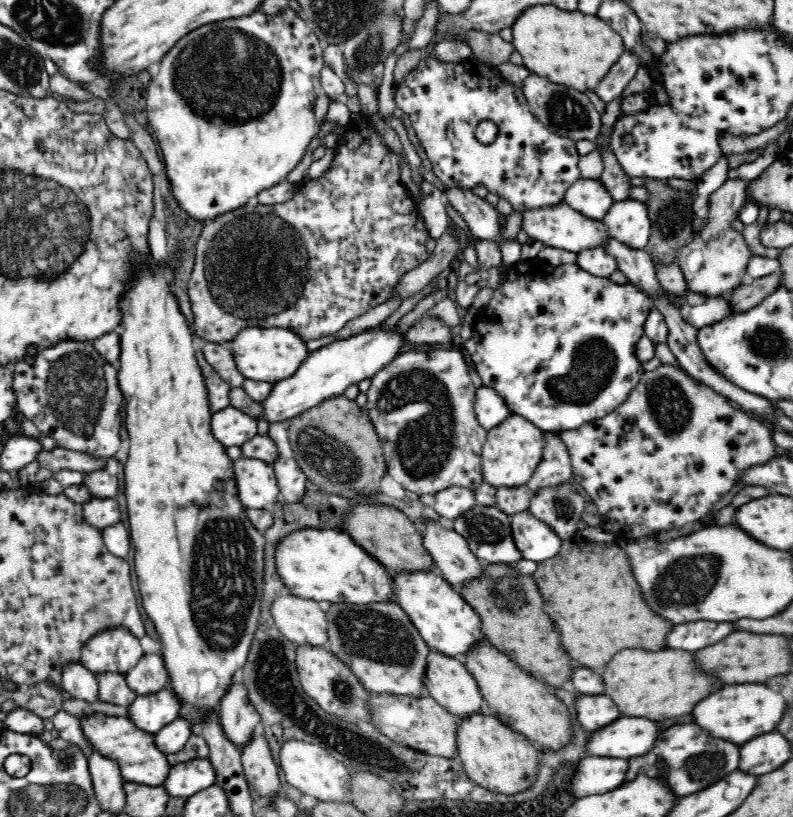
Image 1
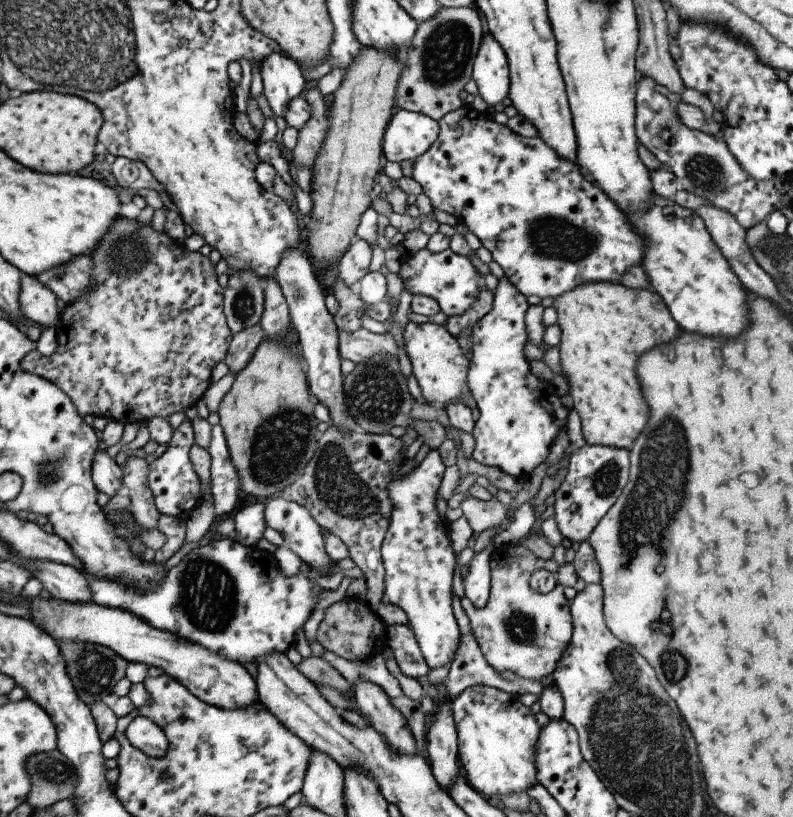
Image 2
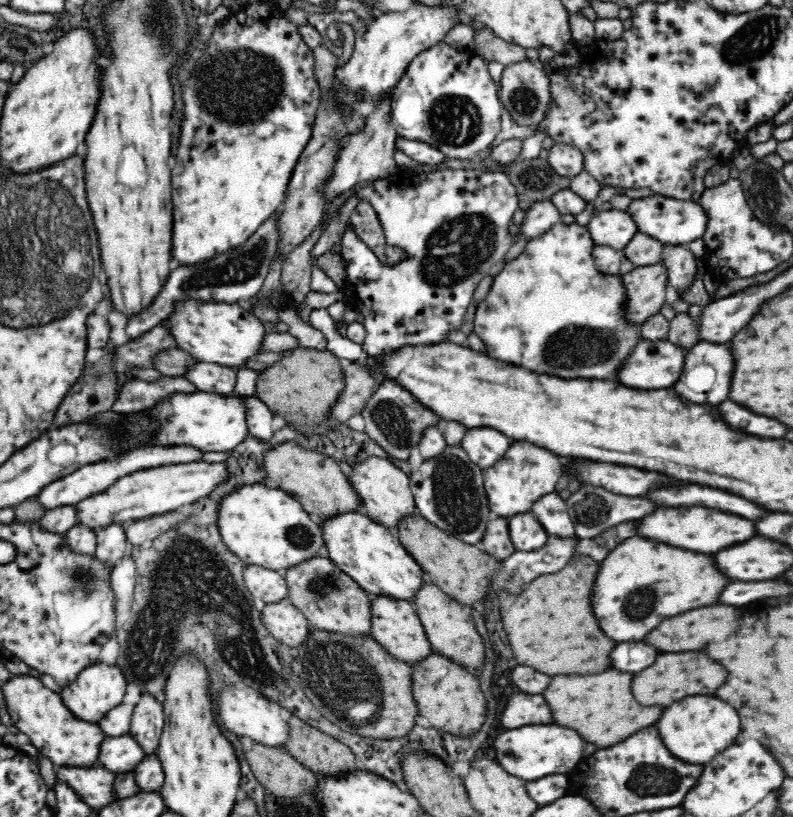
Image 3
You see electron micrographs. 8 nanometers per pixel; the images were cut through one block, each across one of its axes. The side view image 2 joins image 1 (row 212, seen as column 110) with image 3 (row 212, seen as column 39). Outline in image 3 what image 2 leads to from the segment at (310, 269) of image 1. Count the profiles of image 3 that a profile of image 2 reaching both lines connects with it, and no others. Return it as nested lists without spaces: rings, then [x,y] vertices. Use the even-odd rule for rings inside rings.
[[[365,199],[358,202],[349,222],[360,241],[368,245],[385,266],[396,266],[404,260],[407,254],[401,248],[388,244],[376,211]]]

